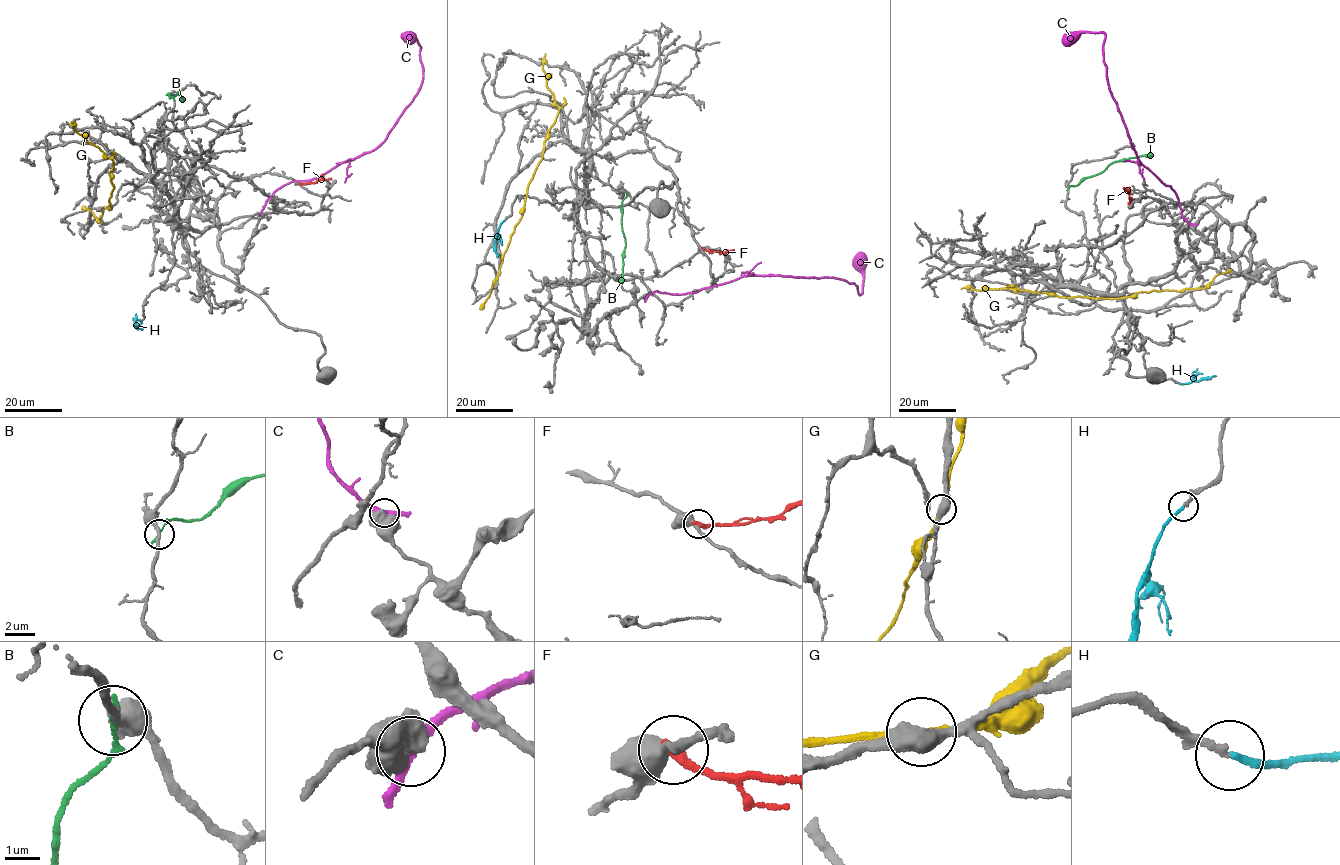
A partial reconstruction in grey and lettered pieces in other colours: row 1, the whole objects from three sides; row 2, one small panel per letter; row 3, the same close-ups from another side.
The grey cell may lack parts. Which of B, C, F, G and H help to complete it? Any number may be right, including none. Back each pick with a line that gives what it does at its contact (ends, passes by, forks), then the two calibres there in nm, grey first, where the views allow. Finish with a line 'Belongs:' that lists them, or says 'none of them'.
H: it ends | 180/200 nm
Belongs: H

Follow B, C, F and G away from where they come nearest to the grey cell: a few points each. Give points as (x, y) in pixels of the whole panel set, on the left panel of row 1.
B: (174, 100), (170, 94), (174, 96), (178, 91), (182, 100)
C: (260, 214), (283, 185), (315, 178), (373, 151), (385, 139), (423, 78), (420, 47), (414, 37), (407, 38)
F: (300, 183), (331, 178)
G: (101, 221), (104, 207), (111, 206), (113, 161), (76, 131), (72, 122)

